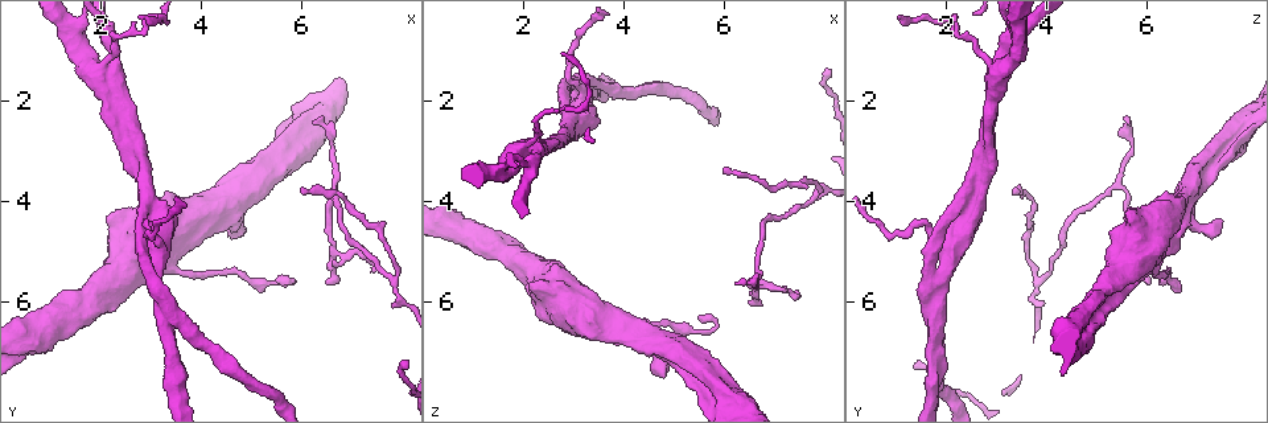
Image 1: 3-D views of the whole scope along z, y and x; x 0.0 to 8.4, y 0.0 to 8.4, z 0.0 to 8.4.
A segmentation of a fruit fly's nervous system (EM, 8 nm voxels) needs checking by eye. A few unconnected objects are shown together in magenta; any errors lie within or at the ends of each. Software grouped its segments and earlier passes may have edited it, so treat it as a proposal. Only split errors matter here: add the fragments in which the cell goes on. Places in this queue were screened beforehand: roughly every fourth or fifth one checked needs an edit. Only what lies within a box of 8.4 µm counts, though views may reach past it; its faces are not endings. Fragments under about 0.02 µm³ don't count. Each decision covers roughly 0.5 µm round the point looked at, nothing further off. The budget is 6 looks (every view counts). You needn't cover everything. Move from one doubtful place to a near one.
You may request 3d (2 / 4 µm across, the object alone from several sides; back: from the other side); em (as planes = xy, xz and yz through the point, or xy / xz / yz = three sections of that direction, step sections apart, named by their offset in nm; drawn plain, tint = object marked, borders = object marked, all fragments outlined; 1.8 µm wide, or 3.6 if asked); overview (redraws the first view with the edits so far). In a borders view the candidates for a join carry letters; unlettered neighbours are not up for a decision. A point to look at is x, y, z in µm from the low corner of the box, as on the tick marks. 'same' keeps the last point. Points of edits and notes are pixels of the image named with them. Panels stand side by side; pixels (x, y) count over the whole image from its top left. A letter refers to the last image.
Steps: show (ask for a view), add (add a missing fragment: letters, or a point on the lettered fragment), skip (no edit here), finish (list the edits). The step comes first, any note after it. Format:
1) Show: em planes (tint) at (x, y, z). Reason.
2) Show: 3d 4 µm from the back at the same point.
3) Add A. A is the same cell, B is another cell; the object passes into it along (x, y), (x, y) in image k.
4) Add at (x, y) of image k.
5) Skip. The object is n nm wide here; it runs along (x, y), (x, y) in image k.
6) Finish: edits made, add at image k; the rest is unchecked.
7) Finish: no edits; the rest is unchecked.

Show: em yz step 4 (tint) at (7.45, 5.35, 5.85). An open end.

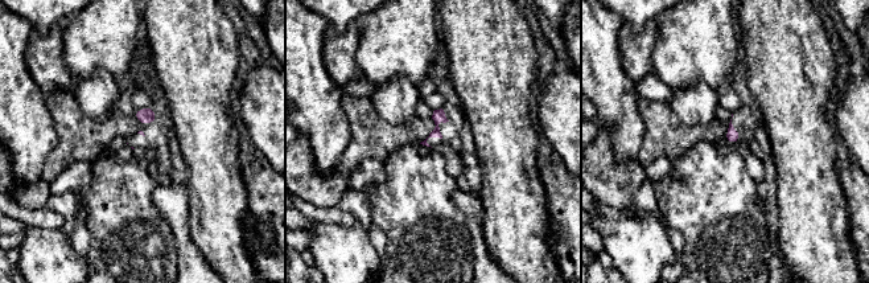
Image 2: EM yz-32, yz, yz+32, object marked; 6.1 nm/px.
Show: em planes (borders) at the same point.

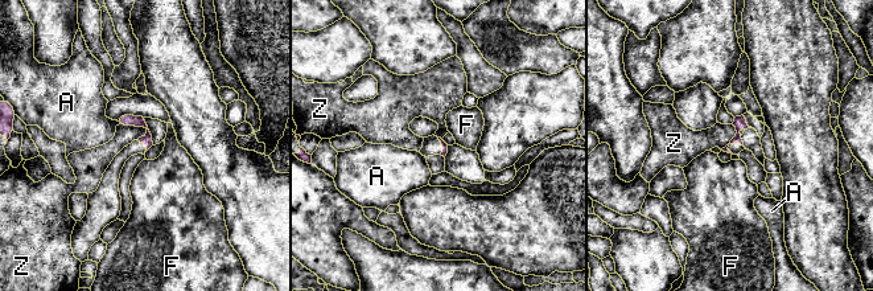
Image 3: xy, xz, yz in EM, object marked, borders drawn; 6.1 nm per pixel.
Skip. The longest contact is with Z, 190 nm; A, F and Z are other cells; a border runs along (118, 124), (141, 126), (147, 132) in image 3; no lettered fragment goes on from it.

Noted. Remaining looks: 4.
Show: em planes (borders) at (4.35, 4.00, 6.65). Three arms meet.

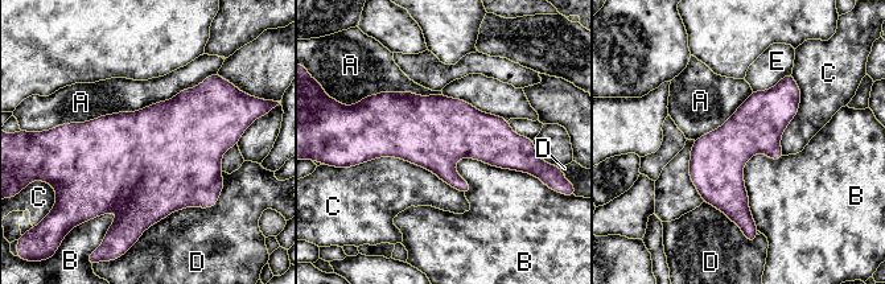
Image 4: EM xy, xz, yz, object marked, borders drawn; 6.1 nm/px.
Skip. The longest contact is with A, 950 nm; A, B, C, D and E are other cells; it runs along (787, 79), (733, 148), (746, 221) in image 4; no lettered fragment goes on from it.

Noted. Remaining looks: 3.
Show: 3d 4 µm at (1.95, 1.55, 3.05). Four-way junction.

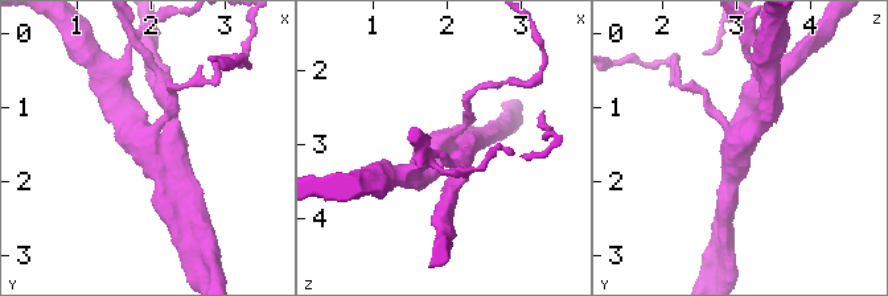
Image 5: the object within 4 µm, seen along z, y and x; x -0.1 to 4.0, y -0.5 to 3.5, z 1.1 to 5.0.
Show: em planes (tint) at (1.95, 1.60, 3.00). Need the tissue.

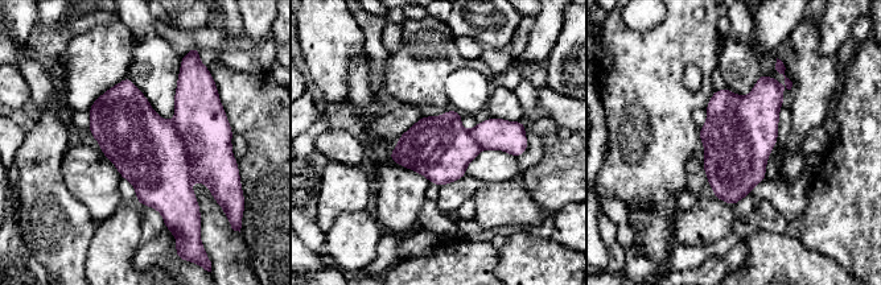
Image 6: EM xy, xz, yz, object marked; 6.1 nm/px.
Show: em planes (borders) at the same point. See the neighbours.

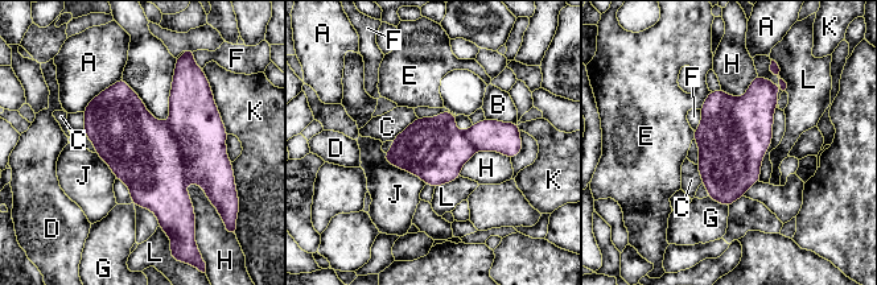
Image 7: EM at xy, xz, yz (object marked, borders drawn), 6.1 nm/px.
Skip. The longest contact is with H, 400 nm; A, B, C, D, E, F, G, H, J, K and L are other cells; a border runs along (122, 77), (147, 110), (167, 124) in image 7; no lettered fragment goes on from it.

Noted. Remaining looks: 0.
Finish: no edits; the rest is unchecked.

